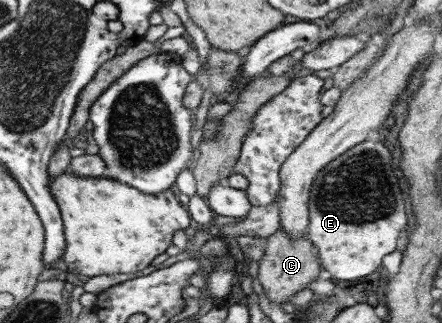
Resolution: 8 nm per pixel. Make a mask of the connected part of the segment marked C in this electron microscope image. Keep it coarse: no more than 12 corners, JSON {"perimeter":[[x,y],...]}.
{"perimeter":[[278,224],[266,238],[257,280],[281,306],[307,291],[320,262],[306,232]]}

